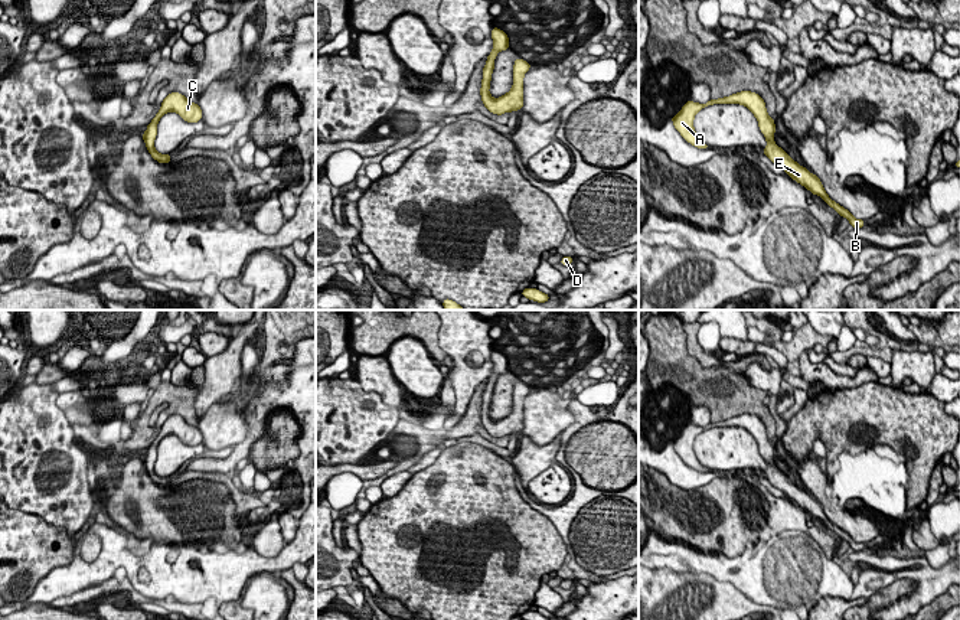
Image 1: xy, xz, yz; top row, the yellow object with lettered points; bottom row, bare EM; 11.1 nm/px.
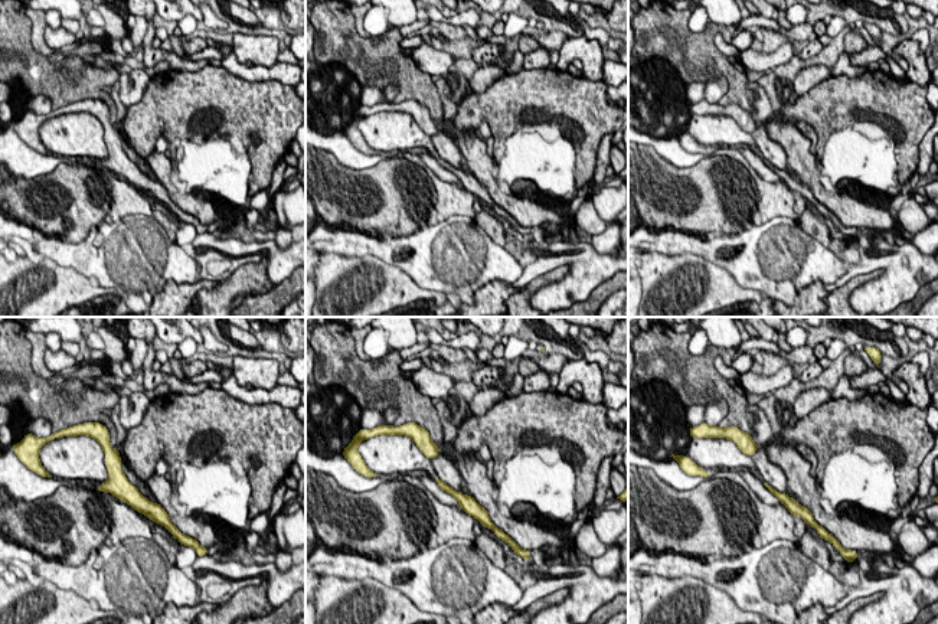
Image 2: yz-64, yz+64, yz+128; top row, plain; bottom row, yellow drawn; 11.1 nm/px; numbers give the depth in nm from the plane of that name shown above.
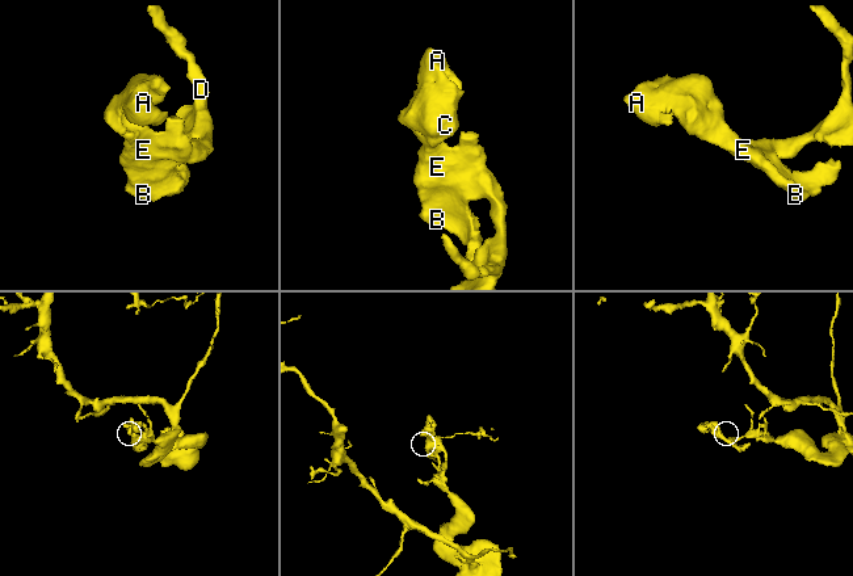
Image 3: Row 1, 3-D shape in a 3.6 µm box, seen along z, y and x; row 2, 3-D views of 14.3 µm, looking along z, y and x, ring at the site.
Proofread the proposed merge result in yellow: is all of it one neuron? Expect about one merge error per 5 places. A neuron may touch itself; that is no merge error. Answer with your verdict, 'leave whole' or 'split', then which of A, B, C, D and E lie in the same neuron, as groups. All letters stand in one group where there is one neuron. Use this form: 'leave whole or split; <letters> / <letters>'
leave whole; A B C D E

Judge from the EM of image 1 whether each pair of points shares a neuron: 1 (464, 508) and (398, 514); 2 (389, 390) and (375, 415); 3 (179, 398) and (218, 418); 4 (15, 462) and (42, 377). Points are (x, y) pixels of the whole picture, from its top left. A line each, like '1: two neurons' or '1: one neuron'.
1: one neuron
2: two neurons
3: two neurons
4: two neurons

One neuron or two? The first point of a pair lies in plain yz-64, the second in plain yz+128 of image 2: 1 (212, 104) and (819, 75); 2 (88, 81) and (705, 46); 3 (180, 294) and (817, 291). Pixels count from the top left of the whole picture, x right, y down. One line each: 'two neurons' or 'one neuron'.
1: two neurons
2: one neuron
3: one neuron

